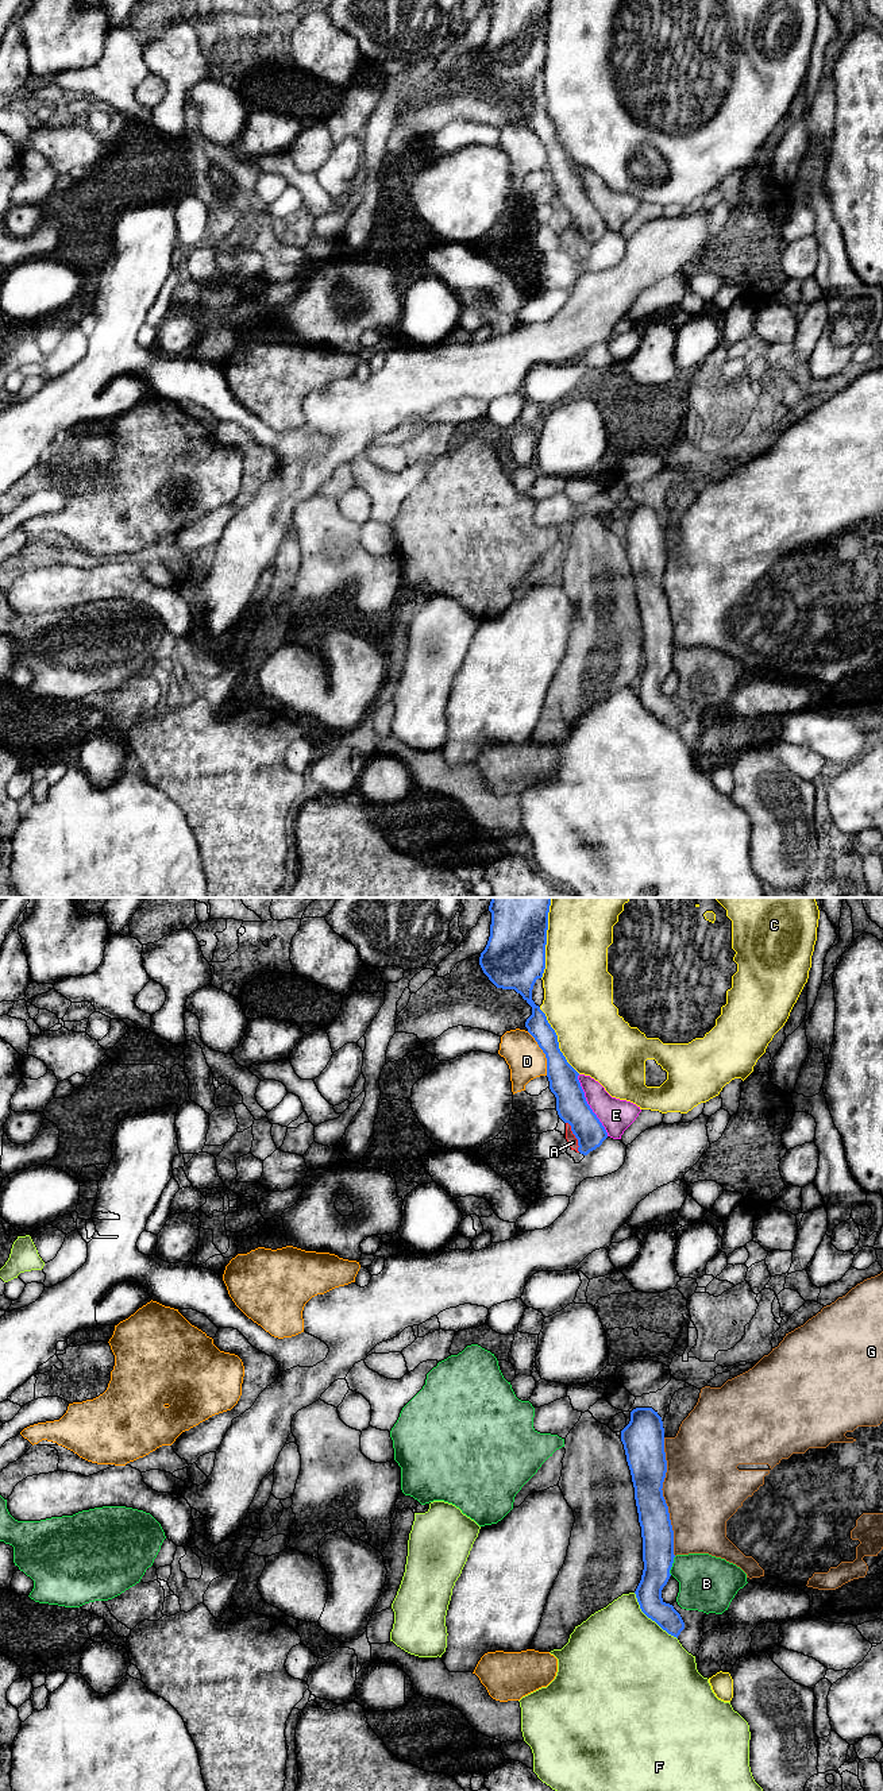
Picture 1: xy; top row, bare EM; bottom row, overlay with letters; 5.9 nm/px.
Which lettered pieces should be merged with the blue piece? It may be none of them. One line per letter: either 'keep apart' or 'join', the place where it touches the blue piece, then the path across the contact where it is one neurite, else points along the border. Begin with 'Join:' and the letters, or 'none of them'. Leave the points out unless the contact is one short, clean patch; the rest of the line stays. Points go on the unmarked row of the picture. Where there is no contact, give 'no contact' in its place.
Join: none of them
A: keep apart; contact xy (575, 230); border xy (566, 215), (577, 232), (579, 244)
B: keep apart; contact xy (671, 659)
C: keep apart; contact xy (546, 35)
D: keep apart; contact xy (543, 145)
E: keep apart; contact xy (589, 199)
F: keep apart; contact xy (651, 711)
G: keep apart; contact xy (663, 590)

